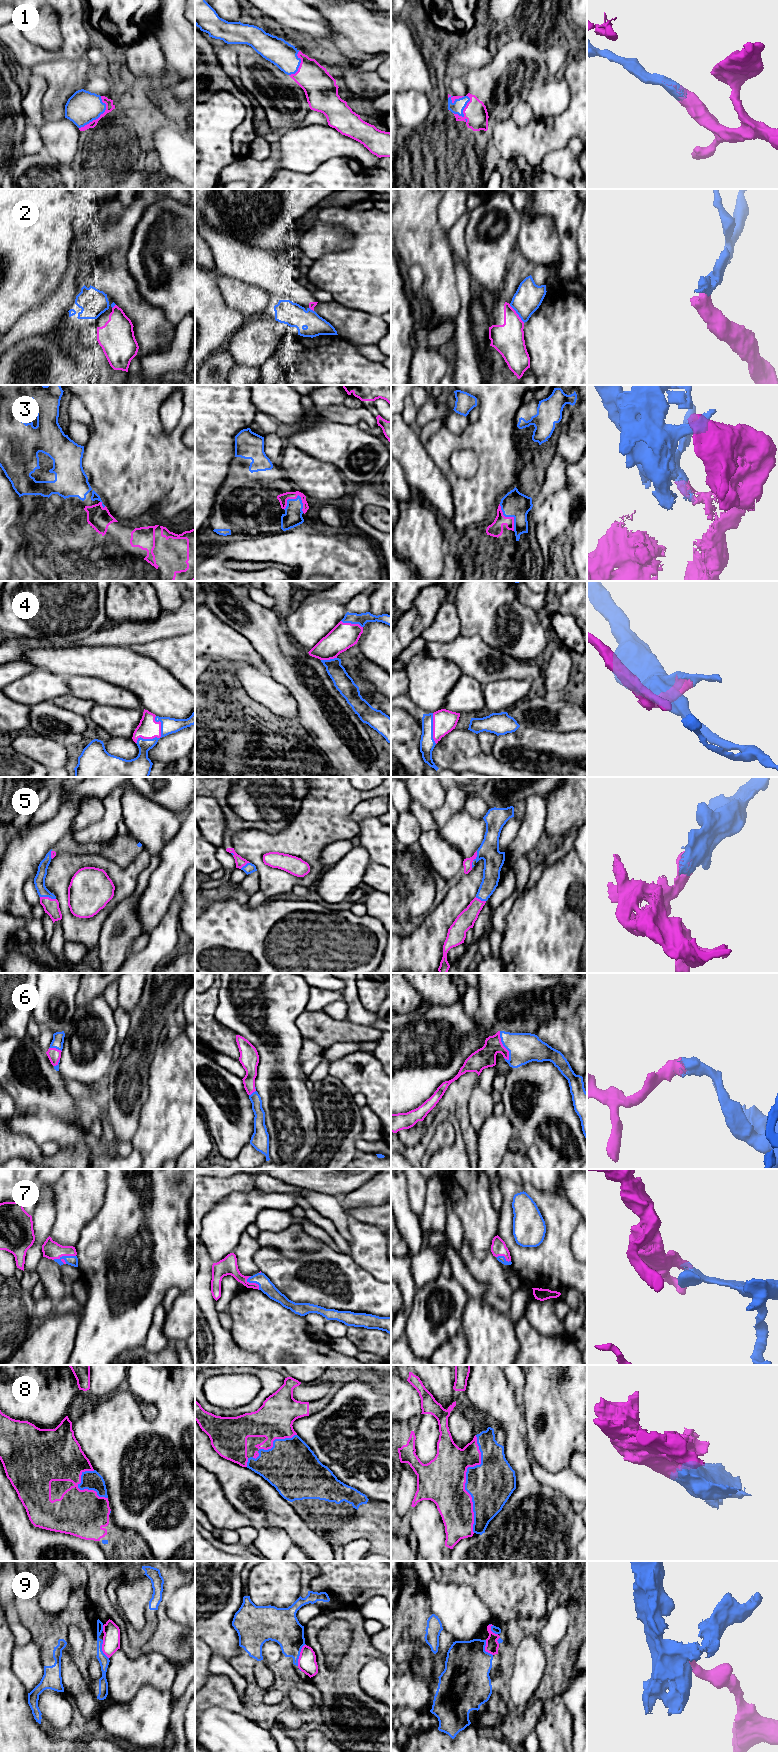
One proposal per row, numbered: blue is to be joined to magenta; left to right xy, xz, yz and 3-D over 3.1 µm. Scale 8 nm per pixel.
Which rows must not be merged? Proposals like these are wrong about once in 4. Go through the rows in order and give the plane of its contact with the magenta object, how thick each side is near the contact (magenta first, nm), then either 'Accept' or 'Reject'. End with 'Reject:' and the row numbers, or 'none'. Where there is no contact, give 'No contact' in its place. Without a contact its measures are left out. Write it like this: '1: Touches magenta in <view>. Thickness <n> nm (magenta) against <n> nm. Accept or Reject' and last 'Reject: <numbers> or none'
1: Touches magenta in xy. Thickness 60 nm (magenta) against 260 nm. Accept
2: Touches magenta in yz. Thickness 260 nm (magenta) against 220 nm. Reject
3: Touches magenta in xz. Thickness 70 nm (magenta) against 140 nm. Accept
4: Touches magenta in xy. Thickness 170 nm (magenta) against 140 nm. Accept
5: Touches magenta in yz. Thickness 80 nm (magenta) against 160 nm. Accept
6: Touches magenta in yz. Thickness 170 nm (magenta) against 240 nm. Accept
7: Touches magenta in xy. Thickness 140 nm (magenta) against 80 nm. Accept
8: Touches magenta in yz. Thickness 360 nm (magenta) against 360 nm. Accept
9: Touches magenta in xz. Thickness 150 nm (magenta) against 260 nm. Reject
Reject: 2, 9

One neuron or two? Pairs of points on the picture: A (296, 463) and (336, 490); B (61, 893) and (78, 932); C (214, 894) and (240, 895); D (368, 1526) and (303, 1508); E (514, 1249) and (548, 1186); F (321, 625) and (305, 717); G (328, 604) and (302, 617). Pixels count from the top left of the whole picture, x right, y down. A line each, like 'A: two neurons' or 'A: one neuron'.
A: one neuron
B: one neuron
C: one neuron
D: one neuron
E: two neurons
F: two neurons
G: one neuron

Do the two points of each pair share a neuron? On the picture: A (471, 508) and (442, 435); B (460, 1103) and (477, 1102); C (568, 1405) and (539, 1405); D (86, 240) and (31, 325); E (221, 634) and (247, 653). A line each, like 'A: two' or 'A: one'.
A: one
B: two
C: one
D: one
E: one

